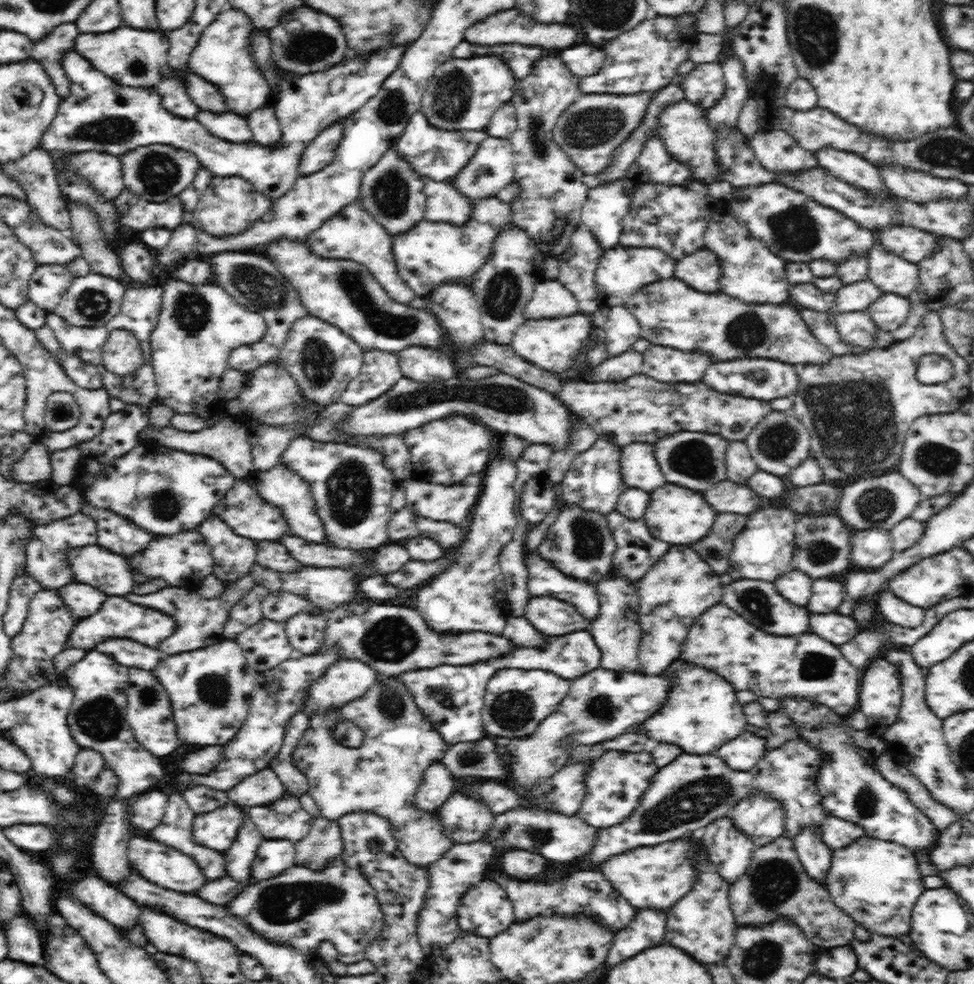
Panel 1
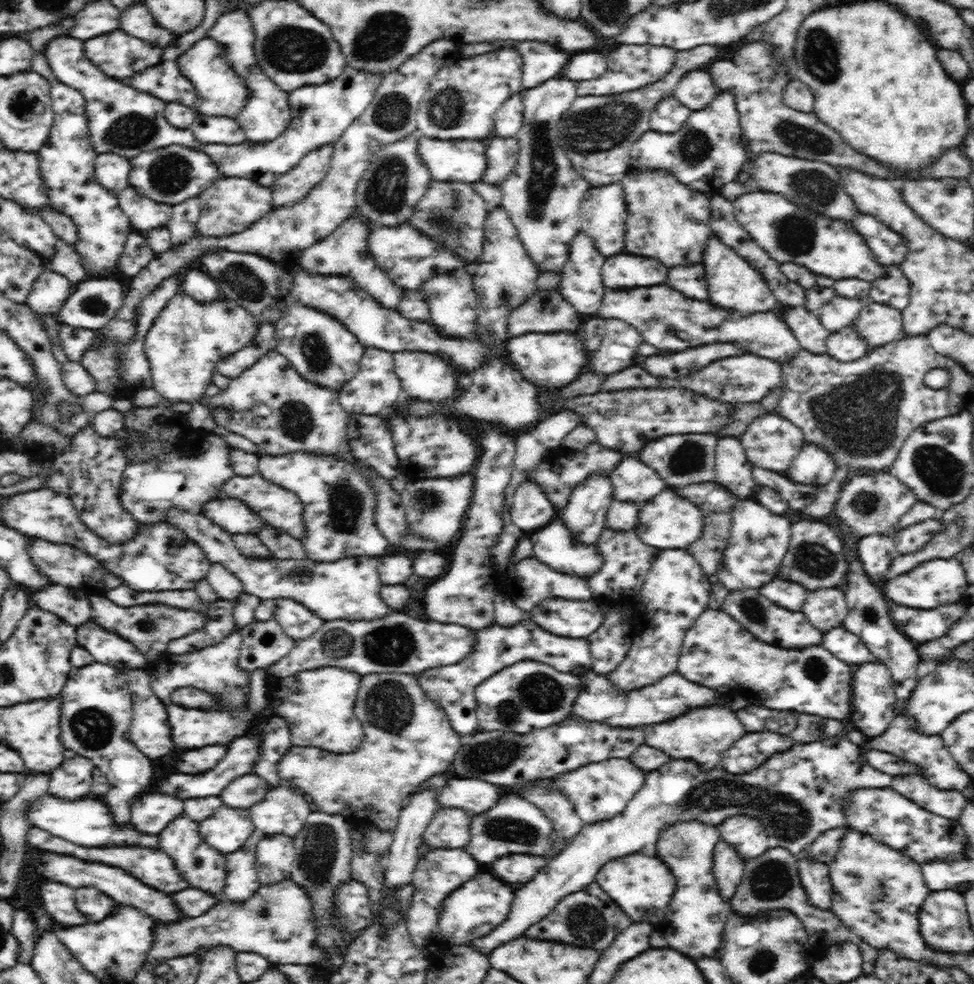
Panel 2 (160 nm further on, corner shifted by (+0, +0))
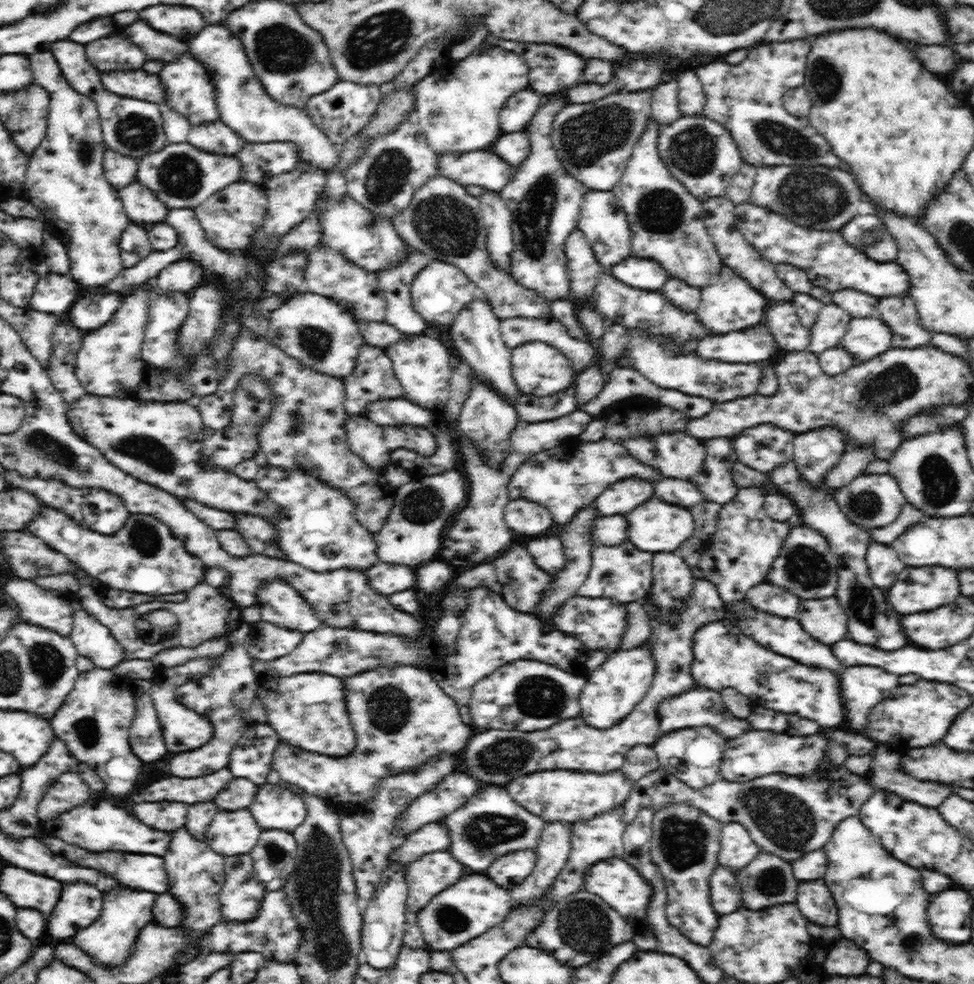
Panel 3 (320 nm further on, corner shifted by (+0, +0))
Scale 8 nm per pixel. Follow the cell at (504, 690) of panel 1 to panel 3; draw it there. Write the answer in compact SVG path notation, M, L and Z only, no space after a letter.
M516 660L496 669L473 686L469 702L472 726L481 730L534 732L554 726L561 720L580 717L585 675L573 675L544 662Z

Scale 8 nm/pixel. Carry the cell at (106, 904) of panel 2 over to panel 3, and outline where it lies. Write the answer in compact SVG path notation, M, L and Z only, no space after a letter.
M86 882L64 884L64 894L60 896L60 906L56 914L47 916L48 934L60 942L69 942L79 930L90 926L100 916L102 894Z

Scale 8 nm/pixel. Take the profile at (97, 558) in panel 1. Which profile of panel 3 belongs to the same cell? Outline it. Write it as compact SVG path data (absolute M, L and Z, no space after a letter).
M26 530L1 535L3 555L11 563L16 578L32 579L35 576L52 576L52 574L72 573L79 575L78 565L51 550L44 542Z

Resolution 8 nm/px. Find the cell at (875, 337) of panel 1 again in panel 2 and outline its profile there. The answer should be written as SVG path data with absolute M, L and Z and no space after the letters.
M853 325L831 334L826 340L826 354L838 362L855 361L866 356L871 349Z

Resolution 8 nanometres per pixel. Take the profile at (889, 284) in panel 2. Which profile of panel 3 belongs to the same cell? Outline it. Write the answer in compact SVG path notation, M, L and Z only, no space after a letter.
M884 297L876 305L876 315L892 331L892 348L921 347L931 344L933 333L918 321L915 301L910 297Z

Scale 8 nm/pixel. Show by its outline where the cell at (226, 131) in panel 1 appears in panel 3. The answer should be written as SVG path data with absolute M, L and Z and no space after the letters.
M220 121L192 126L186 142L217 155L235 155L247 143L235 130Z

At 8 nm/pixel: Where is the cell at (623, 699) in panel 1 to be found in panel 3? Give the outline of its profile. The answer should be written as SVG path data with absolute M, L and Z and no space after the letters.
M698 685L684 694L664 699L657 707L657 716L660 719L659 728L663 734L684 730L688 727L716 726L716 731L720 732L720 734L724 734L724 738L732 740L732 738L738 738L740 734L744 734L744 732L750 730L750 724L748 724L746 720L732 716L732 714L724 708L722 698L718 695L717 690Z

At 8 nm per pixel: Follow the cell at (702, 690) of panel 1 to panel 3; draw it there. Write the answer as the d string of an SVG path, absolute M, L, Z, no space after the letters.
M688 727L663 734L653 744L653 749L658 757L659 768L675 775L680 782L685 782L694 790L700 790L720 778L720 767L723 752L728 742L723 736L718 736L718 731L710 727Z

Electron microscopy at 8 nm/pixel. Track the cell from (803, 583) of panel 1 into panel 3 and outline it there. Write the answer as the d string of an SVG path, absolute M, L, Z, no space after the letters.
M765 582L753 587L742 601L756 611L774 614L780 618L796 619L801 600L783 587Z

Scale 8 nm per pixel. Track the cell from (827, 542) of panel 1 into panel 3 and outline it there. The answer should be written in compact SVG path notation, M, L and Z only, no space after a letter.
M800 526L792 528L784 542L779 557L772 563L767 582L783 587L800 600L835 597L838 586L839 560L826 539L815 528Z

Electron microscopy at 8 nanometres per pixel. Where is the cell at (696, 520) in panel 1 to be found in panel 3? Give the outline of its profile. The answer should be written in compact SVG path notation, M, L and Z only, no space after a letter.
M649 498L626 515L628 522L627 538L644 552L656 554L660 552L678 552L678 548L688 541L695 531L695 519L691 511L666 504L663 499Z

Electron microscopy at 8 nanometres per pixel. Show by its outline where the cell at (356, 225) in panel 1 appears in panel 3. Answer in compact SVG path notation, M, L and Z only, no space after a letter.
M316 247L312 250L305 270L305 282L306 292L320 294L341 304L353 316L355 323L385 322L387 301L379 289L378 274L356 266L338 251L333 251L330 247Z

